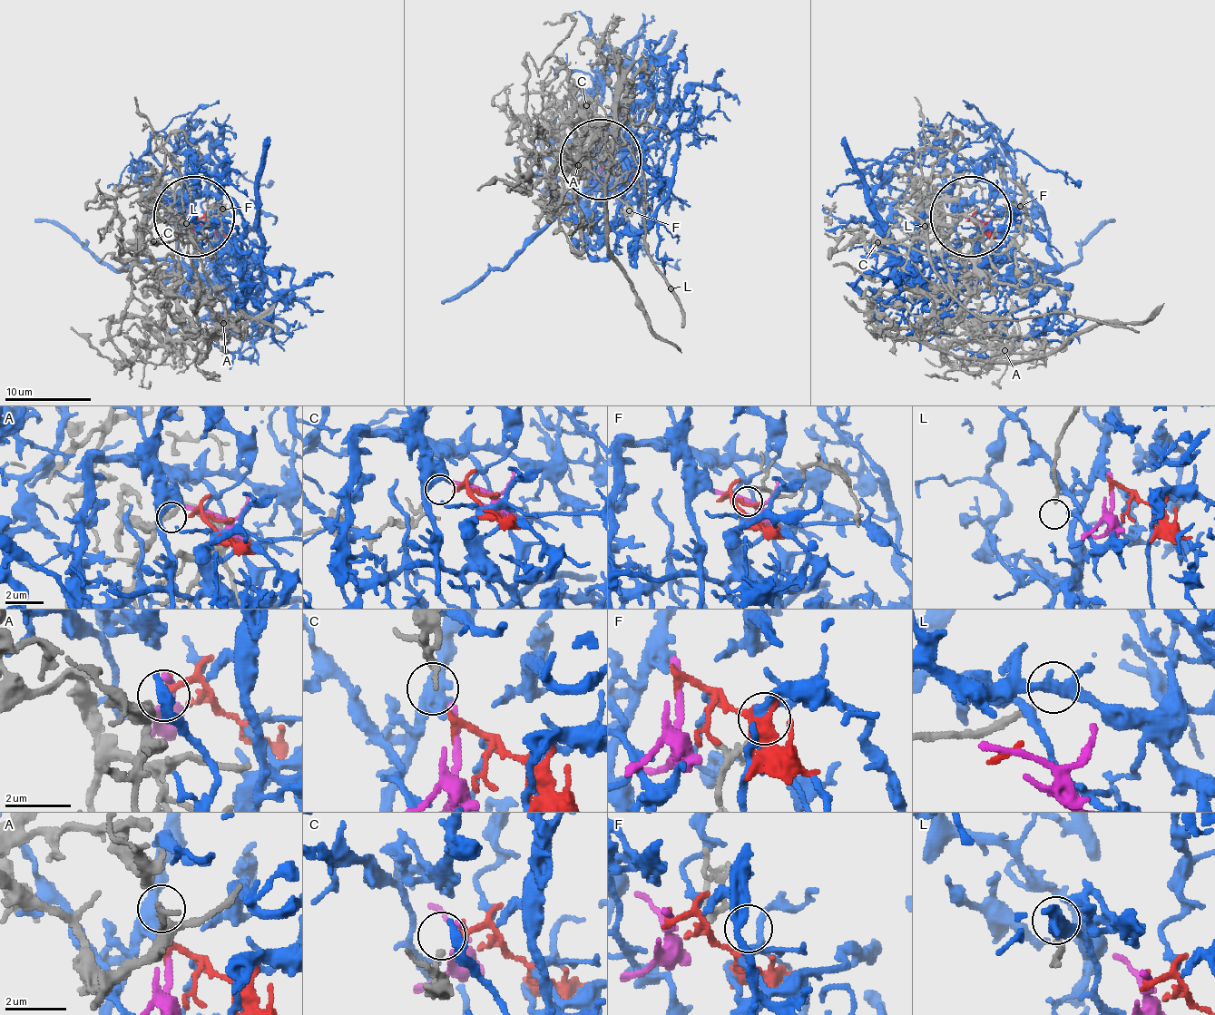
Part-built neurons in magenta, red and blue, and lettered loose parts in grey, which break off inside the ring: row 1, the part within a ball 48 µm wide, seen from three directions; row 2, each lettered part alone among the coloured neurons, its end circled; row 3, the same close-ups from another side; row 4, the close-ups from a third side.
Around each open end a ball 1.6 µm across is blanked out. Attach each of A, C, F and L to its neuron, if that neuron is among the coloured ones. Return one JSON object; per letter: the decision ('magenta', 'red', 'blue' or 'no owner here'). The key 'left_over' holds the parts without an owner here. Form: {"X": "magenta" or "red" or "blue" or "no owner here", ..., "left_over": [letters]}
{"A": "magenta", "C": "no owner here", "F": "no owner here", "L": "no owner here", "left_over": ["C", "F", "L"]}

